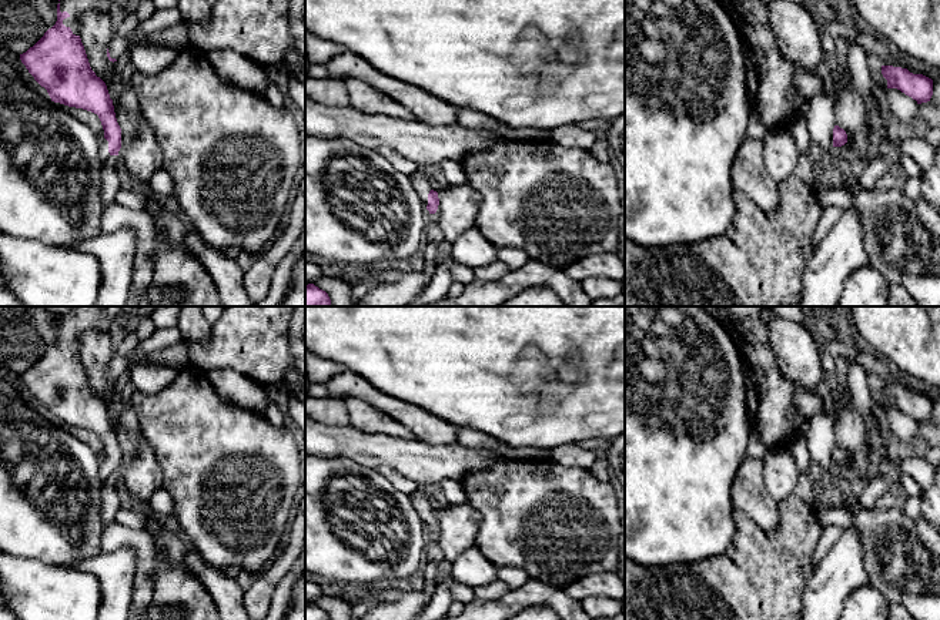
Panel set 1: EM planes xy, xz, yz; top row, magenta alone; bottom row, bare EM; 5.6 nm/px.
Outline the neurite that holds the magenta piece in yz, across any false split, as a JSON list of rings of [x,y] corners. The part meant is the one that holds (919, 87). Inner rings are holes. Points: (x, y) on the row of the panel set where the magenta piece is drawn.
[[[882,66],[882,74],[887,80],[887,88],[897,88],[917,101],[930,101],[933,95],[933,80],[923,74],[913,74],[907,68]]]

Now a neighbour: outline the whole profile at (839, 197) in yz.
[[[829,187],[816,192],[822,207],[839,207],[842,210],[850,208],[852,194],[846,188]]]

